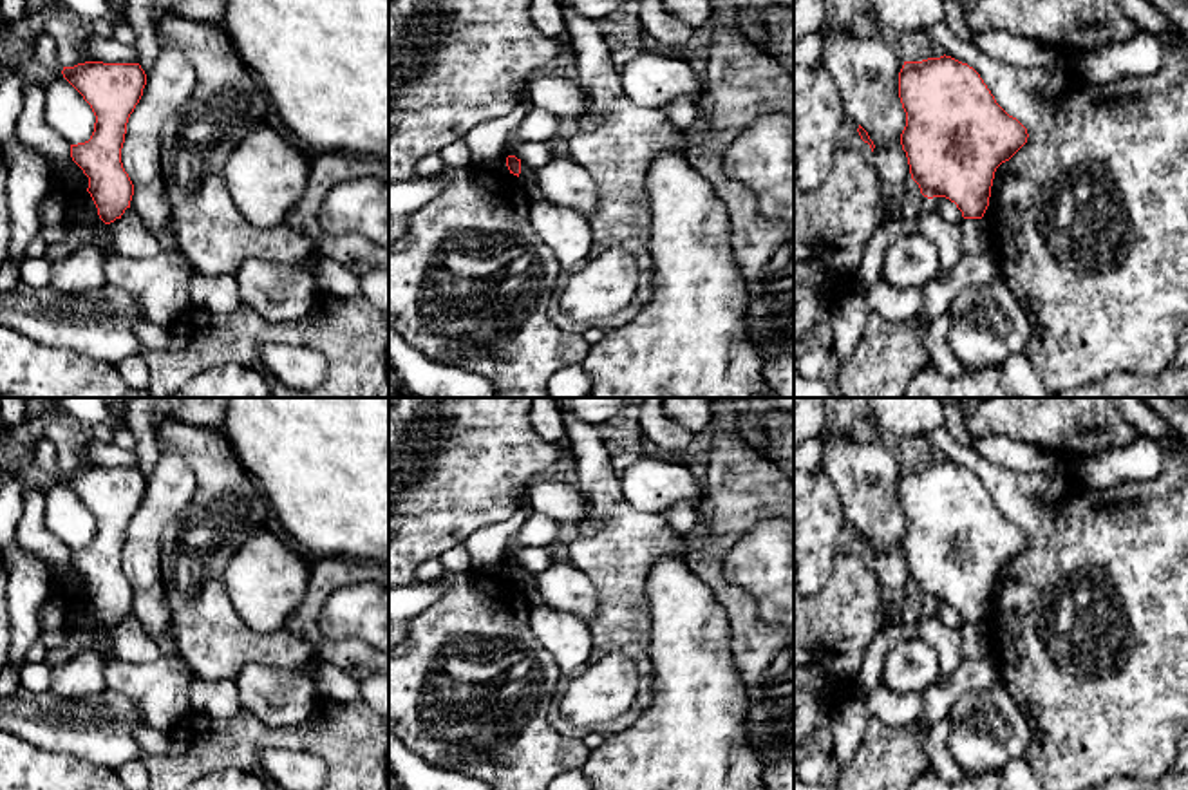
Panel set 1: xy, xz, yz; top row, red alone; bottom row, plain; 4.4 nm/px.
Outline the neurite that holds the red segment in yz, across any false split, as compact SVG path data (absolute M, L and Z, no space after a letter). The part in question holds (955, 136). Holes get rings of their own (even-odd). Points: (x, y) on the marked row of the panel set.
M946 54L904 61L899 72L899 98L906 112L900 145L920 193L928 199L949 199L964 219L982 219L995 172L1027 143L1027 128L996 103L973 67Z

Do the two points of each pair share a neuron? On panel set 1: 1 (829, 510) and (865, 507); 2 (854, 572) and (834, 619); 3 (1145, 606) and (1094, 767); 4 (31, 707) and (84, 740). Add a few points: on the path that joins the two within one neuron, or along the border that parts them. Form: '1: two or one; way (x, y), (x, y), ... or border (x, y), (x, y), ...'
1: two; border (821, 470), (838, 492), (845, 516)
2: one; way (854, 583), (854, 599), (845, 608)
3: one; way (1145, 646), (1143, 669), (1094, 722), (1094, 727)
4: one; way (44, 720), (71, 727)

